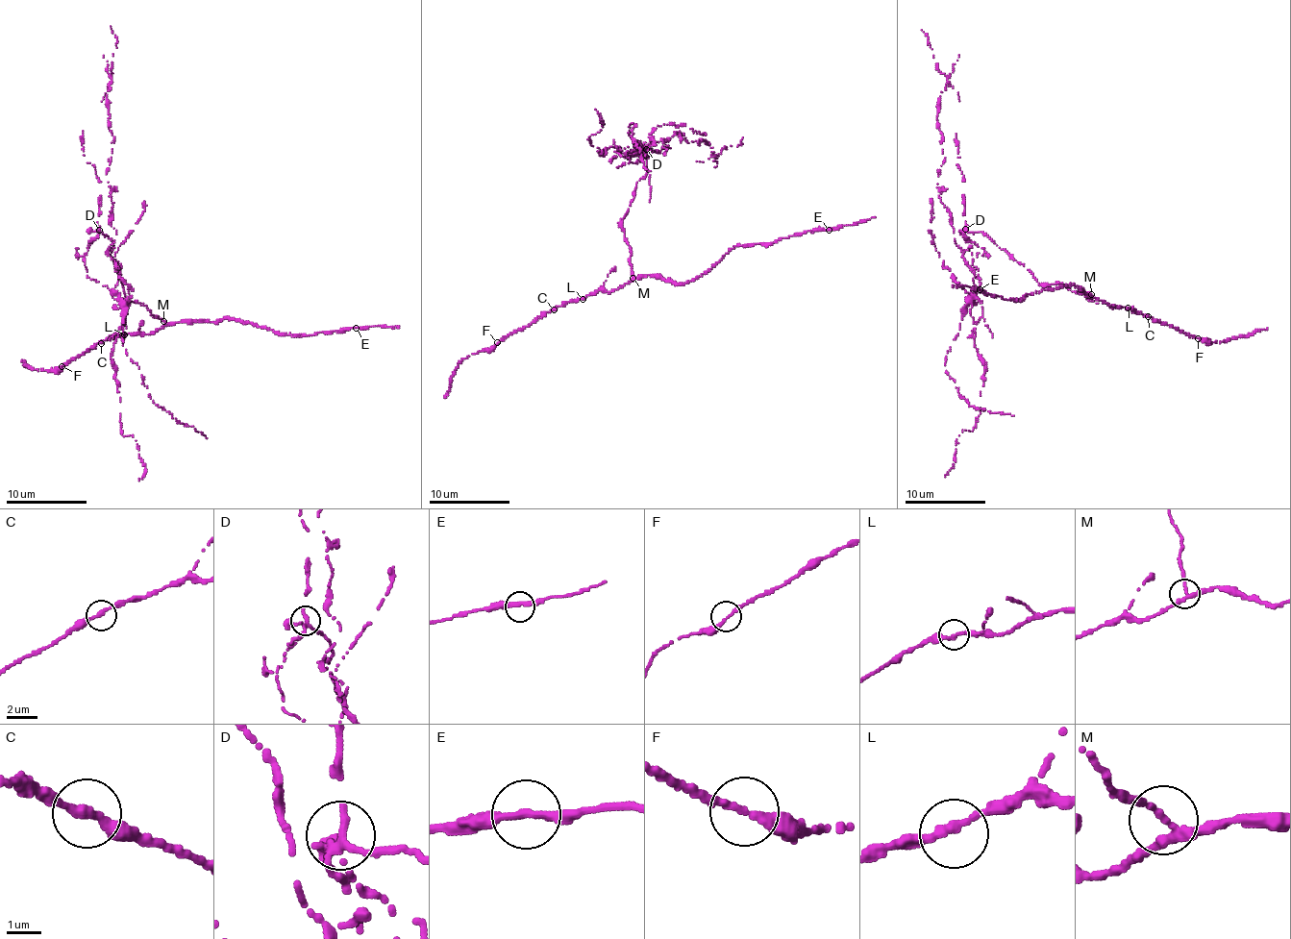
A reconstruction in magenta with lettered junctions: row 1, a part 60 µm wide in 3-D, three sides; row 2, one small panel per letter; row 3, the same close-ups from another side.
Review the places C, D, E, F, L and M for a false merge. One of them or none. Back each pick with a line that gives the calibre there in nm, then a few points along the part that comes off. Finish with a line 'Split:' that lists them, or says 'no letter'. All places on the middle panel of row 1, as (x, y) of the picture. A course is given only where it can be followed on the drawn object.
D: calibre 200 nm; course (646, 149), (615, 152), (643, 158), (647, 145), (677, 132), (688, 143), (708, 142), (717, 156), (742, 137)
Split: D

